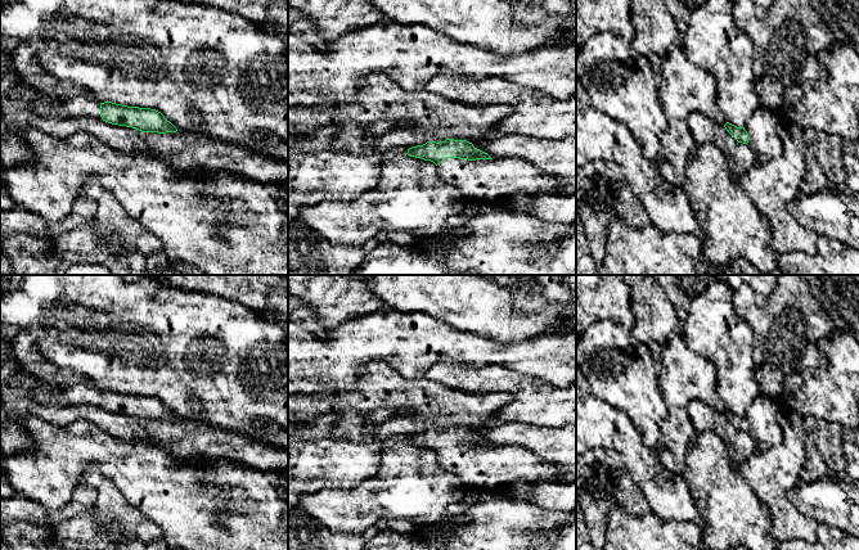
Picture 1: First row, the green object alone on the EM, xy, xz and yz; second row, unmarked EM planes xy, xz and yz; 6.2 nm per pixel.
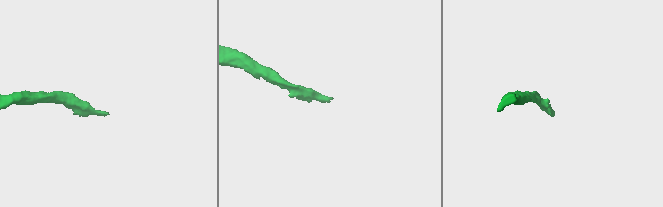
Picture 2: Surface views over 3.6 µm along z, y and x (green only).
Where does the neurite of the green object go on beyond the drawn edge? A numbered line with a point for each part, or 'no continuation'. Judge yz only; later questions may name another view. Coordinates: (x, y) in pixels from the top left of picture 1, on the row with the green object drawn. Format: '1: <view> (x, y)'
1: yz (761, 127)

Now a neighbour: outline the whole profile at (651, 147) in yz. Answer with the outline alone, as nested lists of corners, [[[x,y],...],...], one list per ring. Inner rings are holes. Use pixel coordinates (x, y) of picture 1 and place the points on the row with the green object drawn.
[[[599,32],[592,36],[583,48],[576,46],[576,77],[588,91],[590,104],[595,109],[626,125],[634,139],[639,143],[642,153],[651,161],[656,159],[662,152],[660,135],[667,130],[669,123],[660,99],[660,82],[653,73],[653,67],[648,58],[634,55],[630,42],[626,40],[610,32]]]

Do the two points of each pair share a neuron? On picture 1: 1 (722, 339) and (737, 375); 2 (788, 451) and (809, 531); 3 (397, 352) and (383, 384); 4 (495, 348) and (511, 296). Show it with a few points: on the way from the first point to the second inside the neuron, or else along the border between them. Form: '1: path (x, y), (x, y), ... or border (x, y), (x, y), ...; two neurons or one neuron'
1: path (729, 348), (734, 366); one neuron
2: path (781, 472), (781, 504), (788, 512); one neuron
3: border (360, 366), (385, 361), (404, 377), (419, 378); two neurons
4: border (468, 333), (491, 337), (507, 343), (527, 339); two neurons

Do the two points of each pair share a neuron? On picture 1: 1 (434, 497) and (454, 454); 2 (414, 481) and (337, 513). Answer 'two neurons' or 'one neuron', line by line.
1: two neurons
2: one neuron

